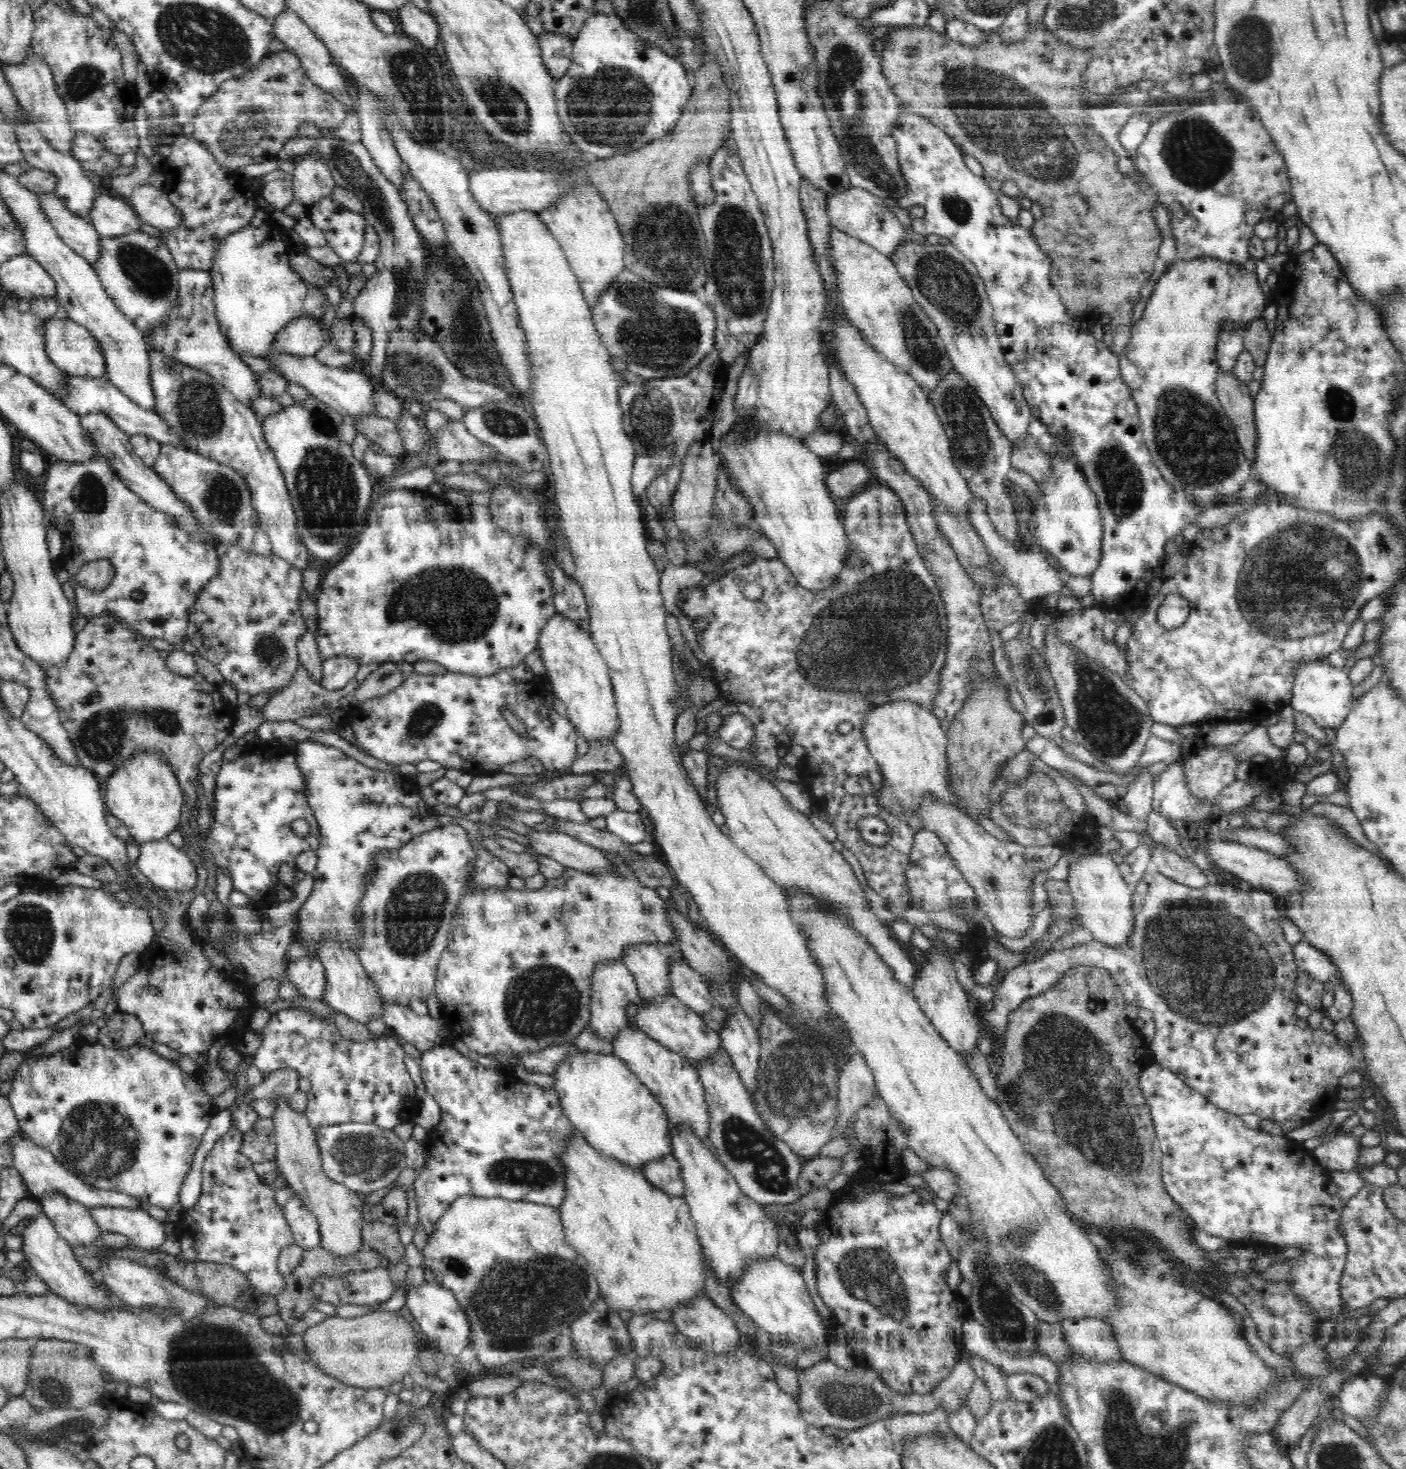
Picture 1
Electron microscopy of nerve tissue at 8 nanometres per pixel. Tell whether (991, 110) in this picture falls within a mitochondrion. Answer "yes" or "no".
yes

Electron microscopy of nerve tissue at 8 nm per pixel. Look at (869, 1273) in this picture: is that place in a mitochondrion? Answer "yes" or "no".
yes

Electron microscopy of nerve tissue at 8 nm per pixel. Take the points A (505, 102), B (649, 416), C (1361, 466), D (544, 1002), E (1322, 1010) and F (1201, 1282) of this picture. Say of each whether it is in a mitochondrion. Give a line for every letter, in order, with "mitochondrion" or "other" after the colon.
A: mitochondrion
B: mitochondrion
C: mitochondrion
D: mitochondrion
E: other
F: other

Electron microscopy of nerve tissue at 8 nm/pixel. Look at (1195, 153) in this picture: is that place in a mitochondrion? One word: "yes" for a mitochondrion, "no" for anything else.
yes

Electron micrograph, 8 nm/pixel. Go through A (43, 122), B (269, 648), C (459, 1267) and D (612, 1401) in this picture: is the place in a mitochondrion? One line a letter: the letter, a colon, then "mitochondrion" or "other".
A: other
B: mitochondrion
C: mitochondrion
D: other

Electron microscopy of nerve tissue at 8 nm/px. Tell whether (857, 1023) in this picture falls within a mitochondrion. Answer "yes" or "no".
no

